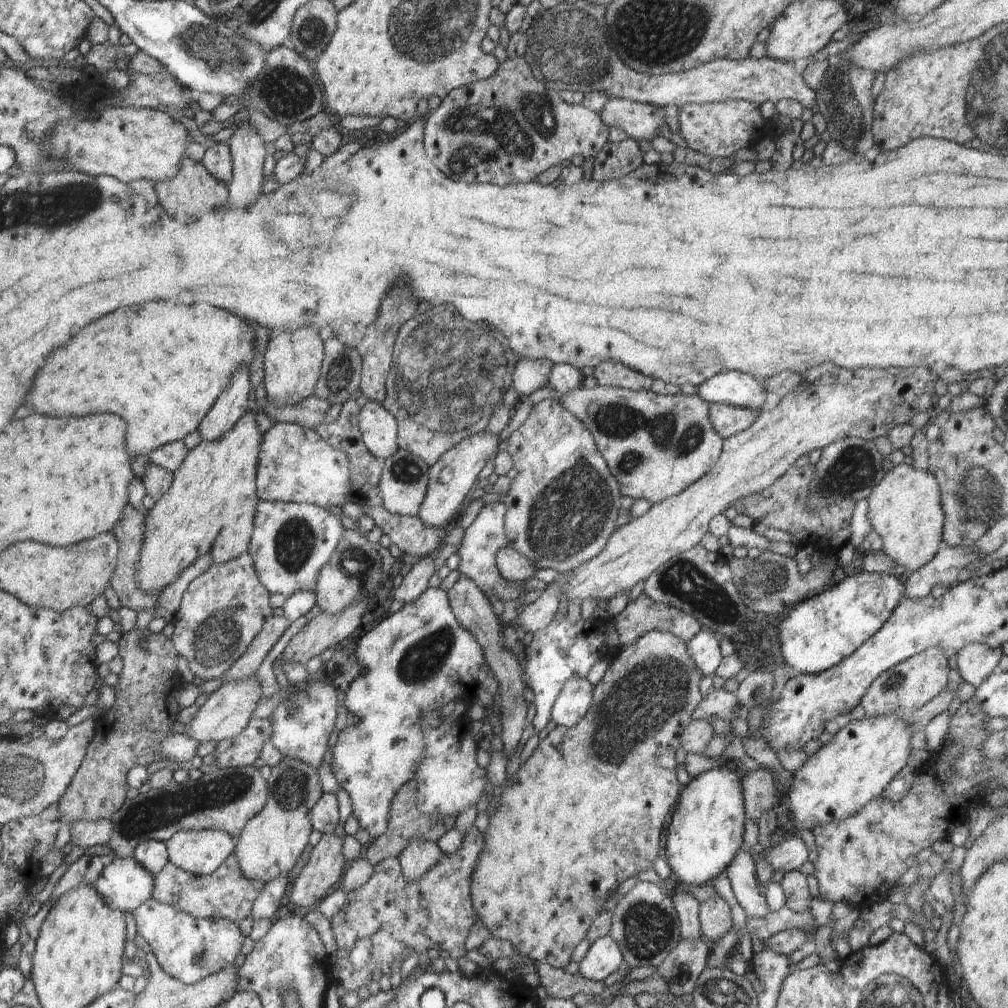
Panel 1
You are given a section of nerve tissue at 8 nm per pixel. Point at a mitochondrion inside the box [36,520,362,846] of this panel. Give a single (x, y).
(154, 814)

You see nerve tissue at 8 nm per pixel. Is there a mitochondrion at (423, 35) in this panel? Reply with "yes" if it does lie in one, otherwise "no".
yes

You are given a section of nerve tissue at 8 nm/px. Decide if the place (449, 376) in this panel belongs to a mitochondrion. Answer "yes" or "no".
yes

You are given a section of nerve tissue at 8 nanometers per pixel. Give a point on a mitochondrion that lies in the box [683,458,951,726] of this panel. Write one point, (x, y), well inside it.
(765, 581)

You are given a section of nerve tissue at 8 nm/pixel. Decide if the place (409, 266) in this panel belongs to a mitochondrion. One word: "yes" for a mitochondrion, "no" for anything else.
yes

